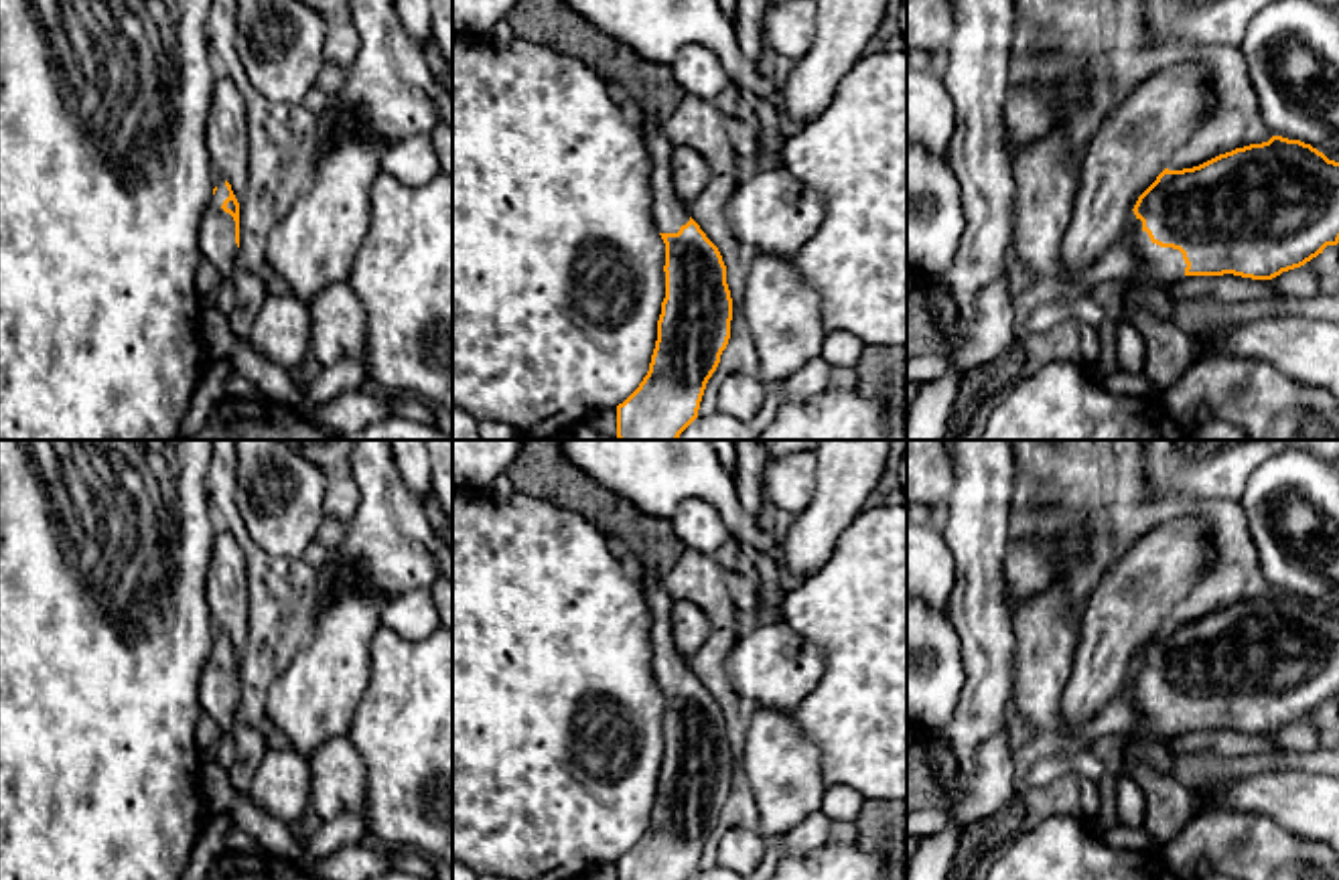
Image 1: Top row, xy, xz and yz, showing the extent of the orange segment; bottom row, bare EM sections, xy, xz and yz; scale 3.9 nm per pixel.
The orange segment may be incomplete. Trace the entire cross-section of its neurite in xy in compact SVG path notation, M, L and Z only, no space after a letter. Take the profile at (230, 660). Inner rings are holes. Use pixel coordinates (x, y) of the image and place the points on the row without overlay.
M217 629L209 661L201 671L199 704L203 712L215 718L223 738L211 756L221 768L231 771L237 760L237 746L231 730L237 724L235 712L239 702L239 657L231 639Z

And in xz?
M643 566L653 675L665 698L665 752L649 825L617 860L617 880L690 880L730 793L732 752L718 702L674 643L674 598Z

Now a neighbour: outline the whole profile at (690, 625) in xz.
M674 600L672 625L674 643L686 659L704 645L710 631L708 616L698 604L690 600Z

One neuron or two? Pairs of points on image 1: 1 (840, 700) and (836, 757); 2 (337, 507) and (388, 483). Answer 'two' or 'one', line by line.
1: one
2: two

